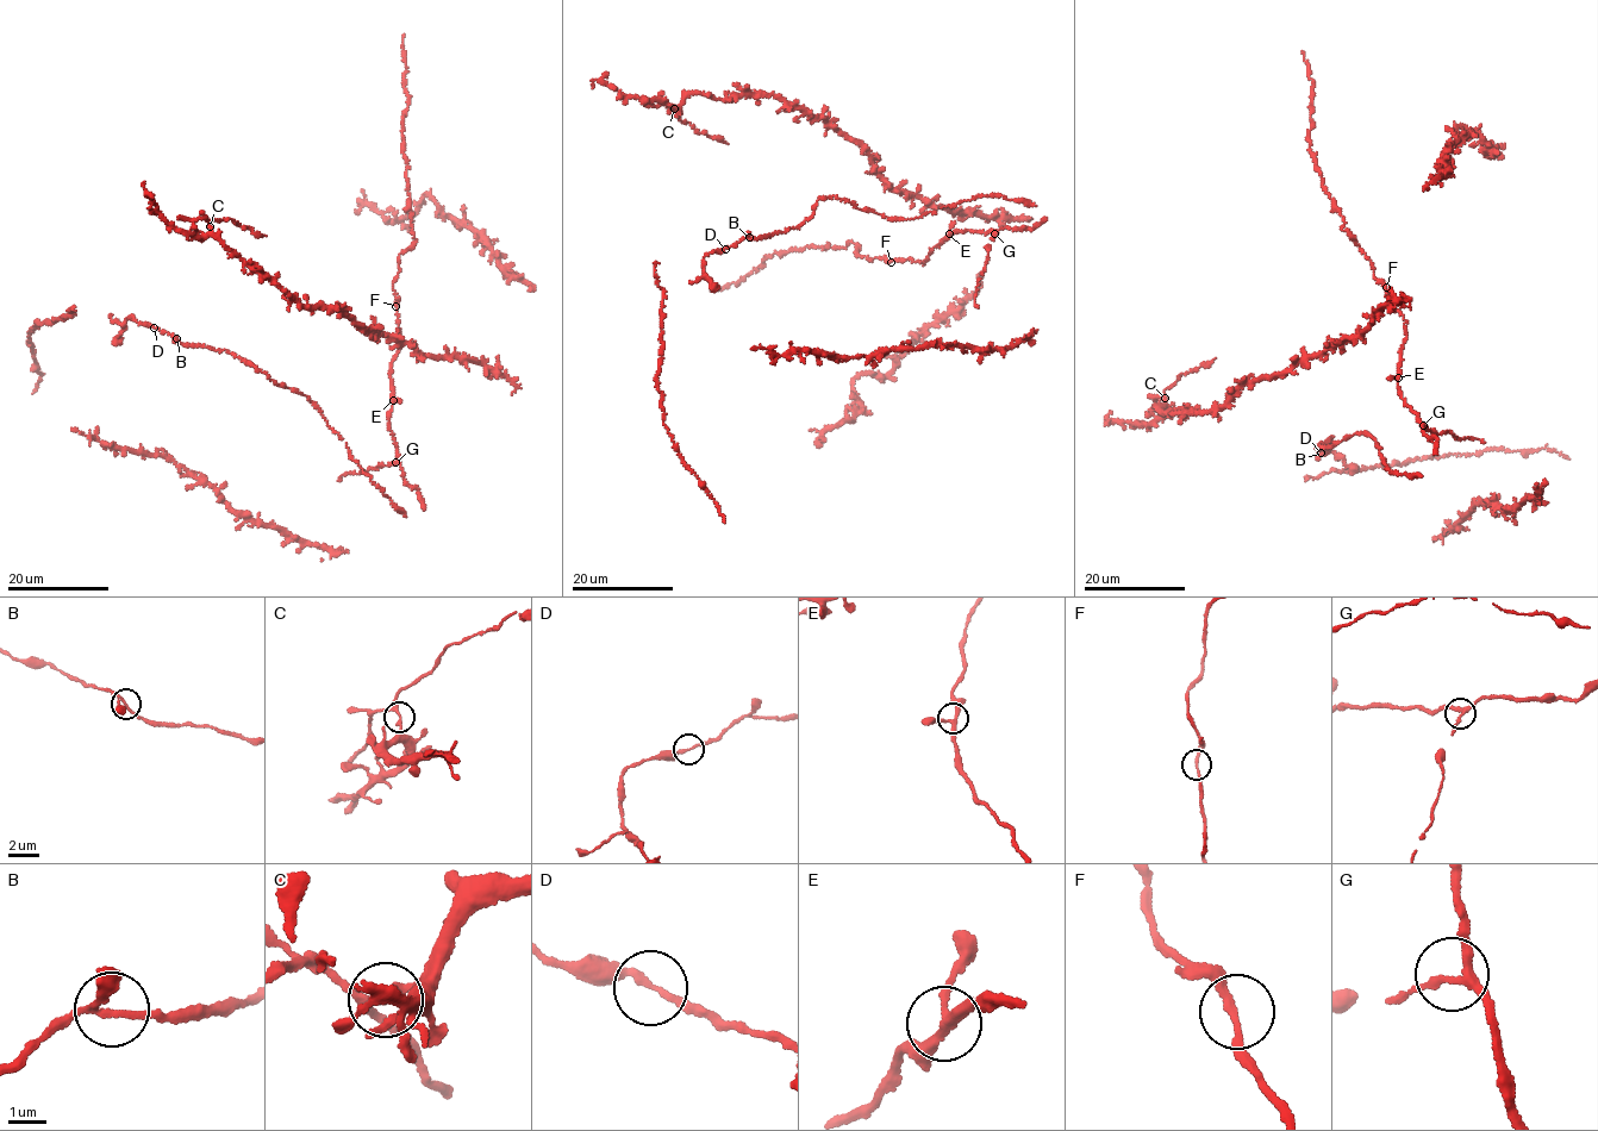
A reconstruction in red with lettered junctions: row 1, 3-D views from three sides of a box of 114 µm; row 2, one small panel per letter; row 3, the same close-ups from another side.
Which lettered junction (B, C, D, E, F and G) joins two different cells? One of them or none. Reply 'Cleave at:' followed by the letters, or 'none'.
Cleave at: C

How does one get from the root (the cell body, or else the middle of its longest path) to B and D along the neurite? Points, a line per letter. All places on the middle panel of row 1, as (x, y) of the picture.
B: (1024, 201), (992, 194), (917, 218), (890, 219), (834, 195), (822, 197), (813, 216), (797, 227), (748, 237)
D: (1024, 201), (992, 194), (917, 218), (890, 219), (822, 197), (797, 227), (746, 237), (725, 249)

